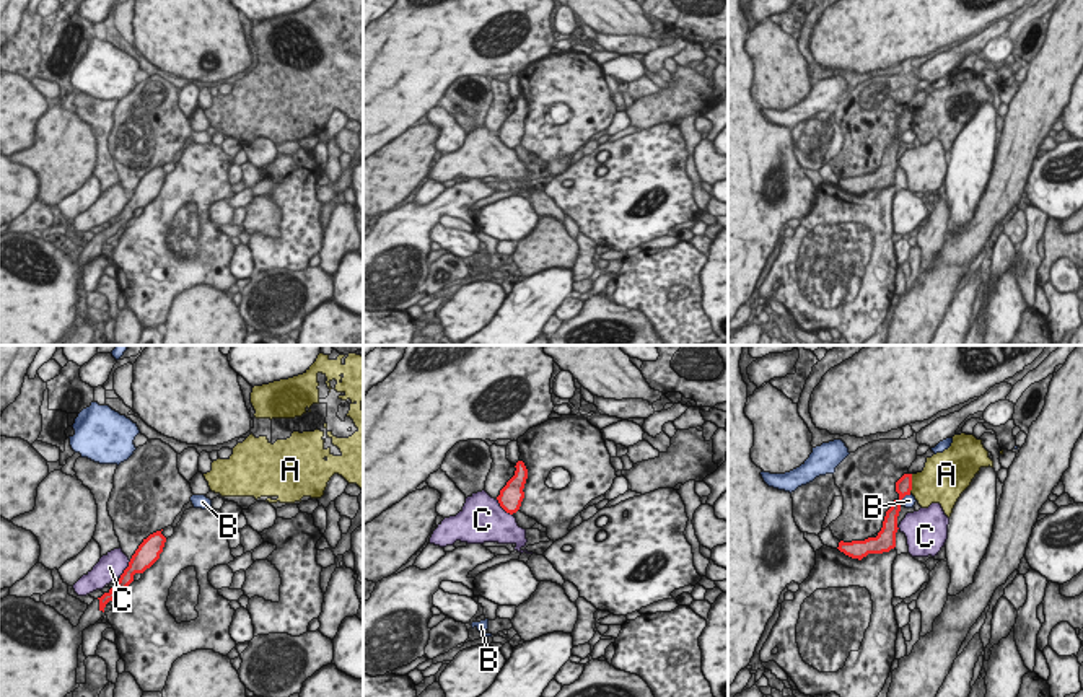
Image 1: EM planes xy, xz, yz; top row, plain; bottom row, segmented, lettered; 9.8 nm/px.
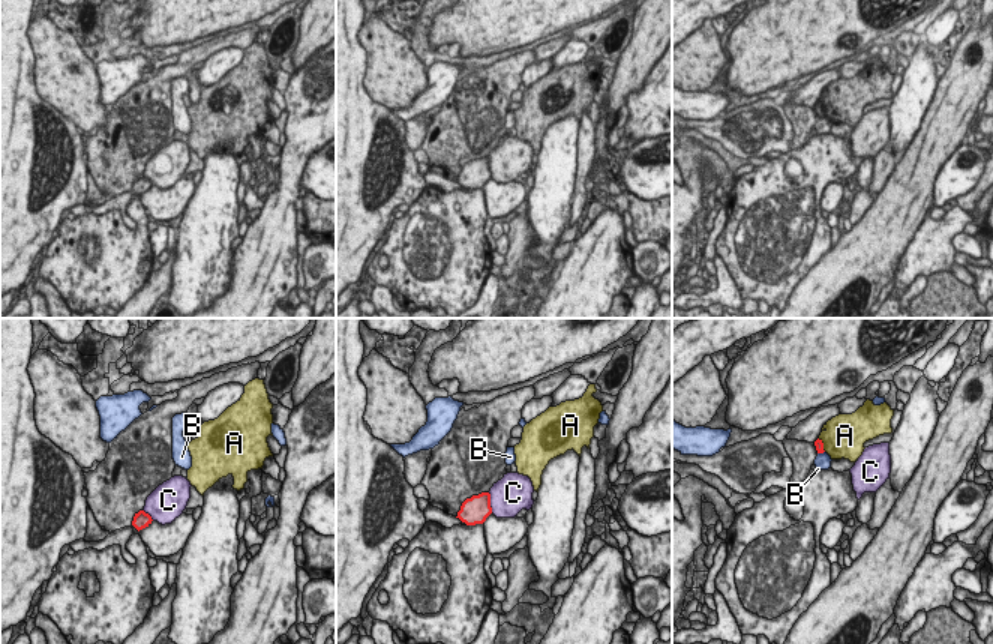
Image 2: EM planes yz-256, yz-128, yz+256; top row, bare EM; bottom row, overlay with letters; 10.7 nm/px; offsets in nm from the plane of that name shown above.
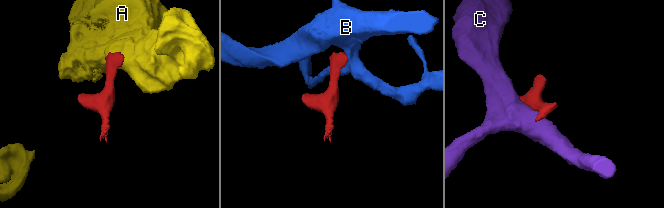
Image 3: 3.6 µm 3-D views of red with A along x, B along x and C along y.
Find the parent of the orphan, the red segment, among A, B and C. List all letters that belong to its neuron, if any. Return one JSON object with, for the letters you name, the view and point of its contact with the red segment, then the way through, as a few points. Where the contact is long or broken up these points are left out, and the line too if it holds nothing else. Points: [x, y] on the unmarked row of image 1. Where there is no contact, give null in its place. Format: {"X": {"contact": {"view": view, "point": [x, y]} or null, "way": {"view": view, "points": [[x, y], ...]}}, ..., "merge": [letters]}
{"merge": []}

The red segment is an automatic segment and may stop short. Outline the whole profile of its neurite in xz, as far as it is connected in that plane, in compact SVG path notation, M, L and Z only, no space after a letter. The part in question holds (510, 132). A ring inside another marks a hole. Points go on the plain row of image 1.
M518 96L515 103L515 111L506 117L497 132L500 142L510 150L516 148L521 142L524 134L523 124L528 114L528 104L523 96Z

